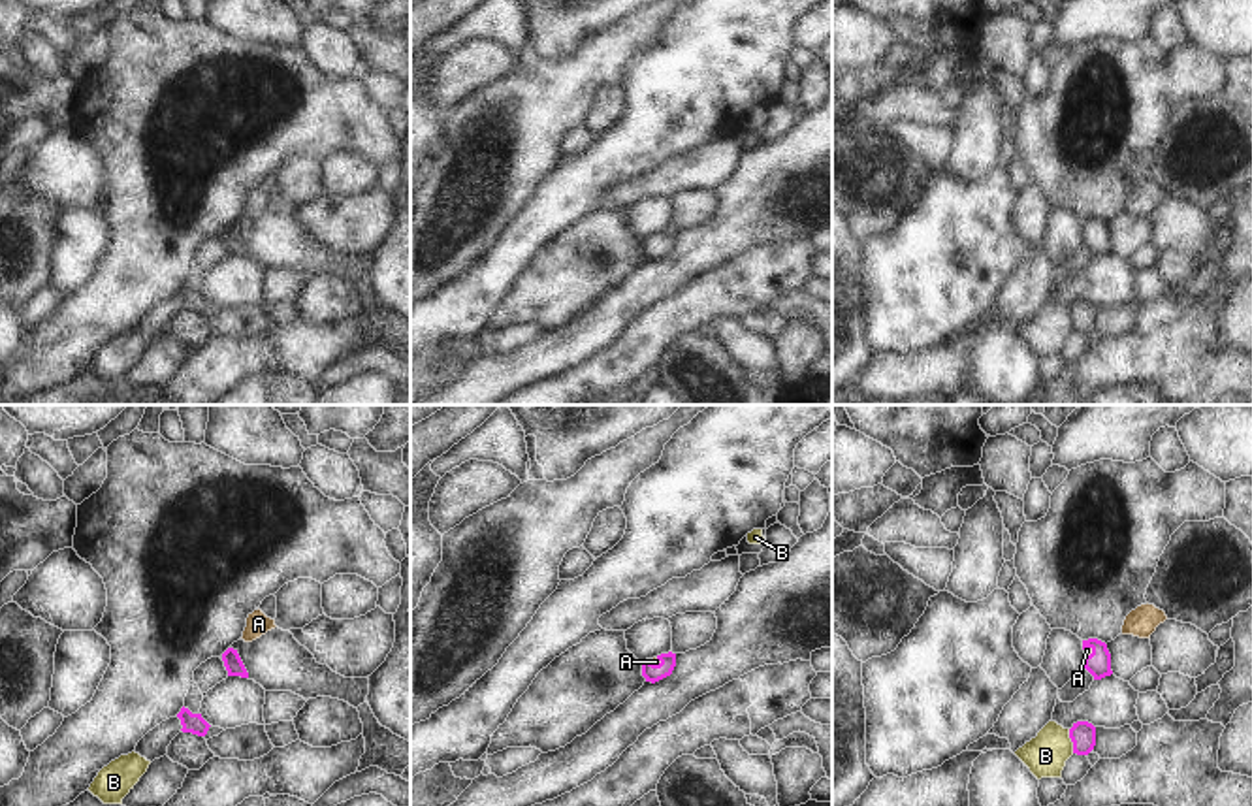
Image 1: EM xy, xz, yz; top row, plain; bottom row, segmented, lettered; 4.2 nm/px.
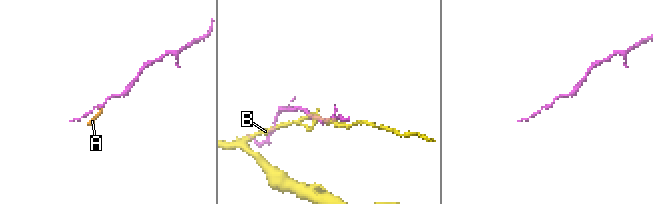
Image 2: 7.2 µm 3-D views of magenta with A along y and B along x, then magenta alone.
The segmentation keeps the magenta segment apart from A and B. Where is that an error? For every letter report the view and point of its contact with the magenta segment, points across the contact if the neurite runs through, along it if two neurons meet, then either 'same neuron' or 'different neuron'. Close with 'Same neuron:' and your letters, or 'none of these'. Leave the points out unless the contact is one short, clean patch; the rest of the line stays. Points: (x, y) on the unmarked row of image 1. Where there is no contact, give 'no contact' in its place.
A: contact yz (1089, 225); way yz (1098, 241), (1096, 232), (1089, 225), (1087, 228); same neuron
B: contact yz (1072, 319); different neuron
Same neuron: A

